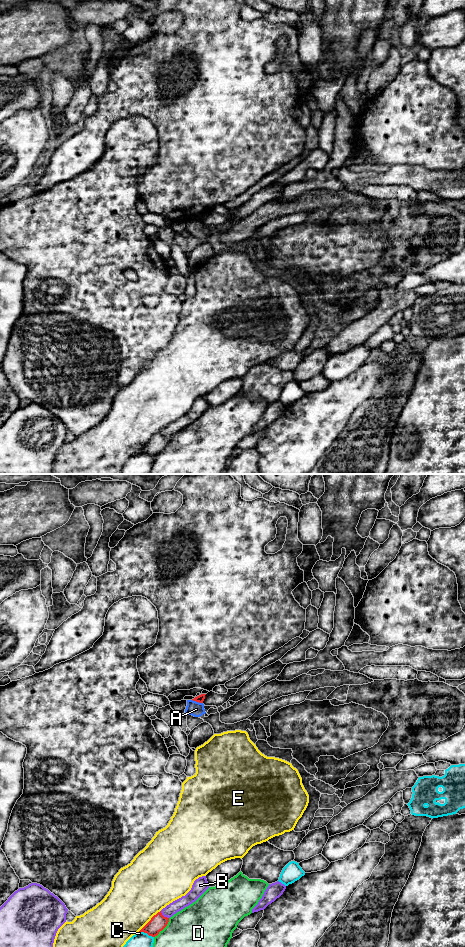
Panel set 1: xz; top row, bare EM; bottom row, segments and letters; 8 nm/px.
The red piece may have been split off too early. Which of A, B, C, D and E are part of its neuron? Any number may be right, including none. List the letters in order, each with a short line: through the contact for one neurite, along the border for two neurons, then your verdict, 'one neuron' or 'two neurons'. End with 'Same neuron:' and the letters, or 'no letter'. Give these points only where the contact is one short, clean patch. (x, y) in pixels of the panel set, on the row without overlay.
A: line xz (192, 219), (202, 223); two neurons
B: two neurons
C: two neurons
D: two neurons
E: two neurons
Same neuron: no letter

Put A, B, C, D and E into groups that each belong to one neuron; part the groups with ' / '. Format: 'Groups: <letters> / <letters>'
Groups: A / B / C / D / E

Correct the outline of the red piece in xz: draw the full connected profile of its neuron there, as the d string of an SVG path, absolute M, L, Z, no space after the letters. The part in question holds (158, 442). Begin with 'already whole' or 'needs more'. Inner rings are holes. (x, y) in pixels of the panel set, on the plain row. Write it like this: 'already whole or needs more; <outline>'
already whole; M160 431L139 452L144 452L149 456L155 457L167 446L168 442L169 438L164 437Z

